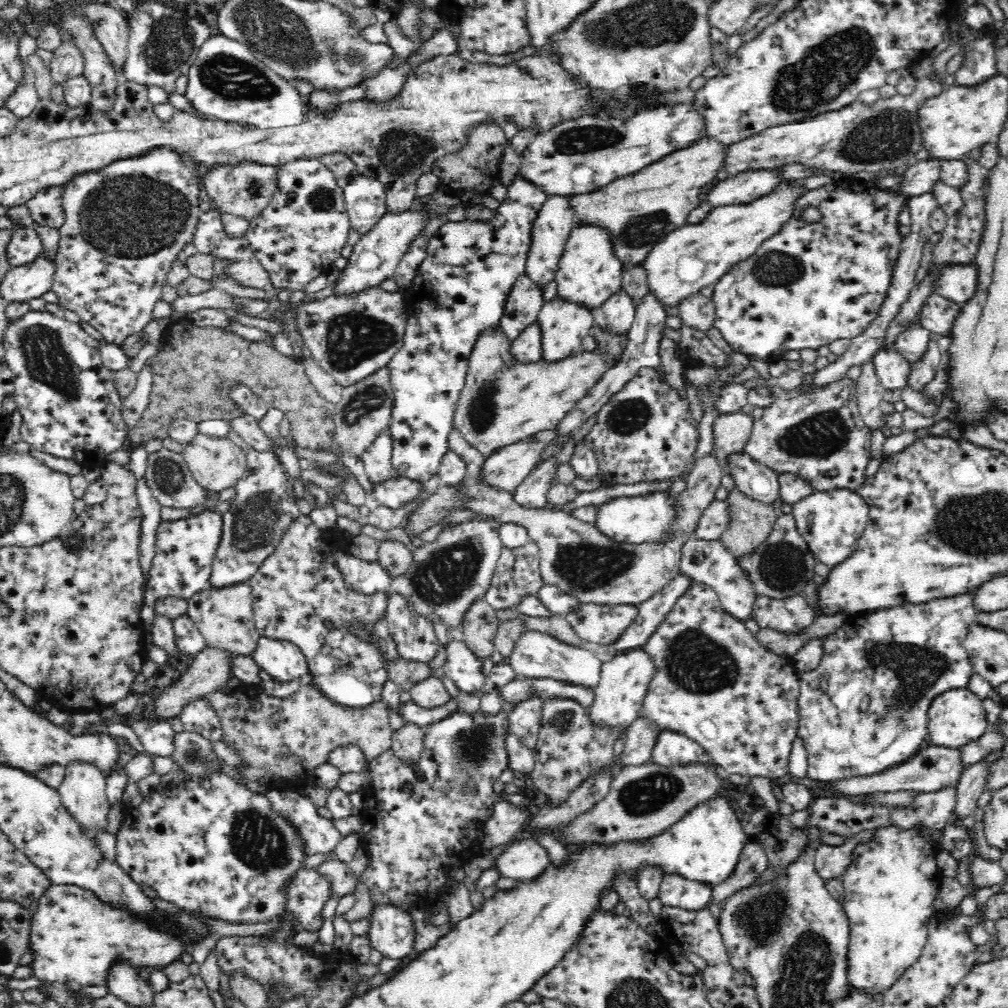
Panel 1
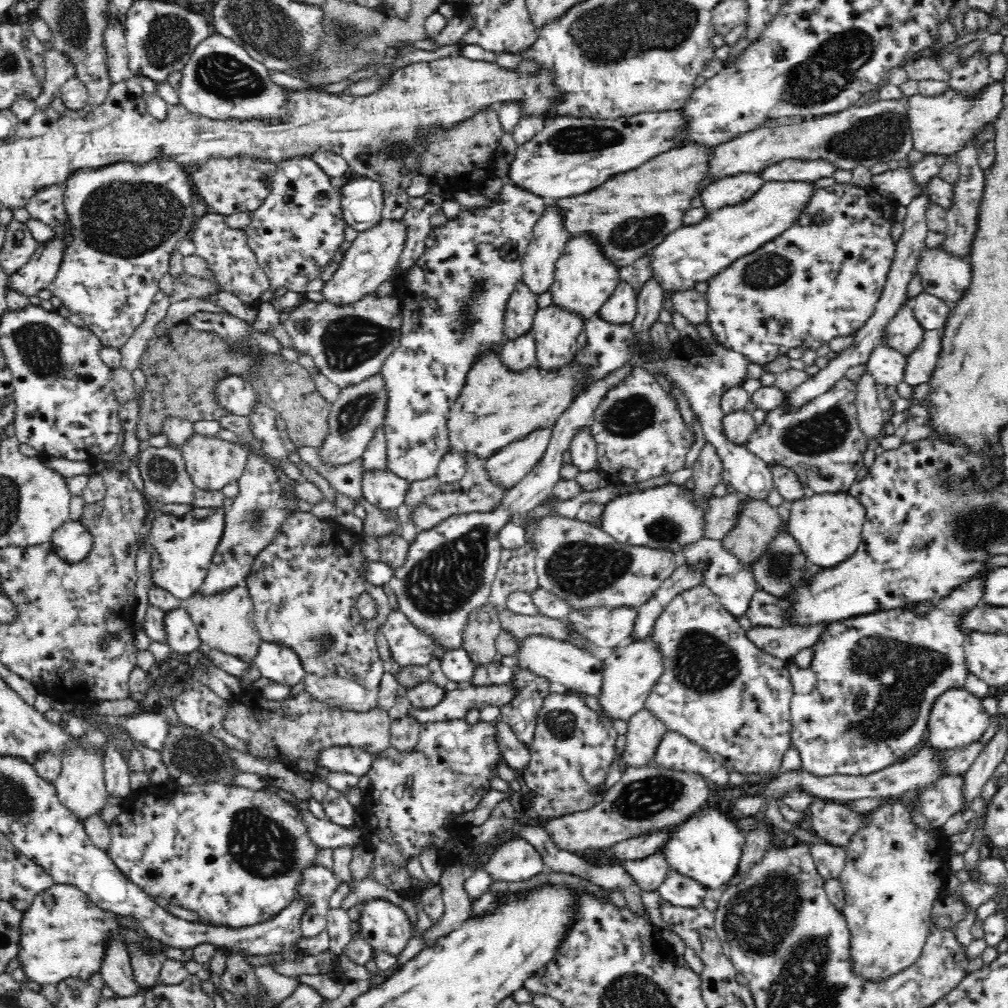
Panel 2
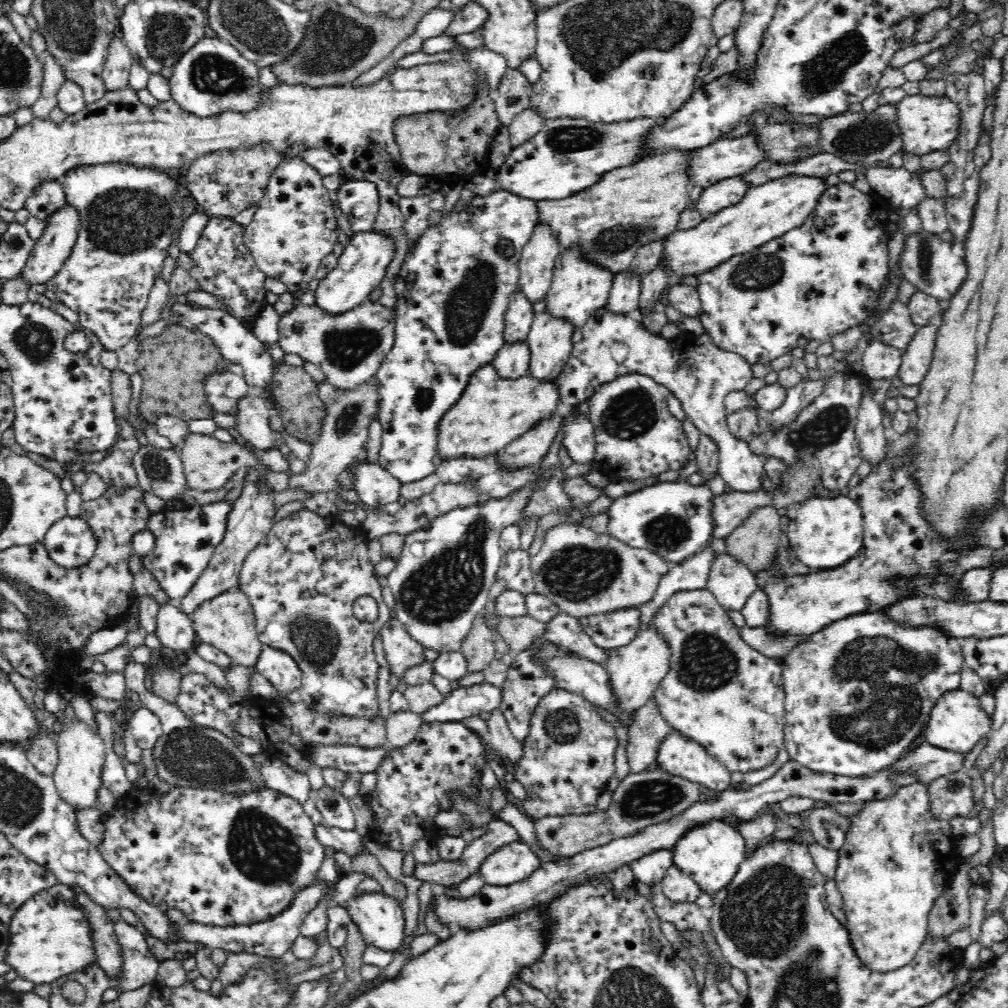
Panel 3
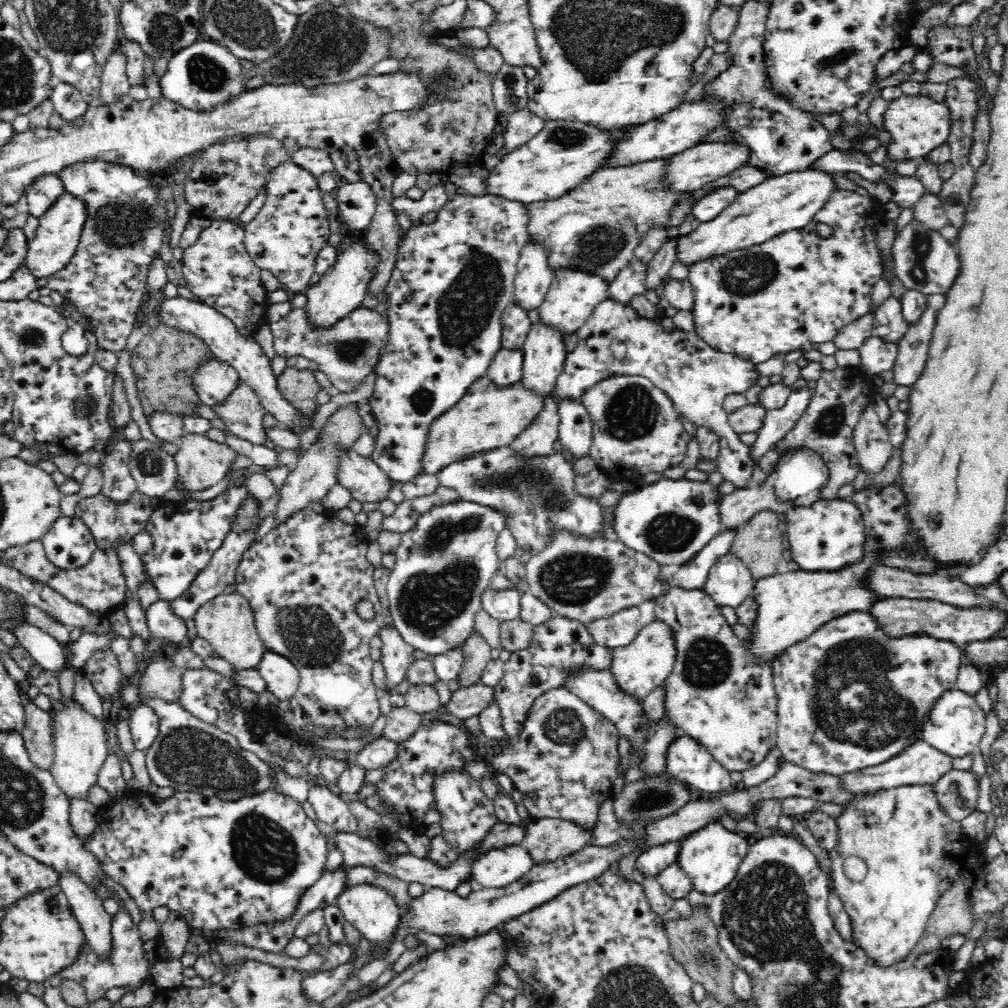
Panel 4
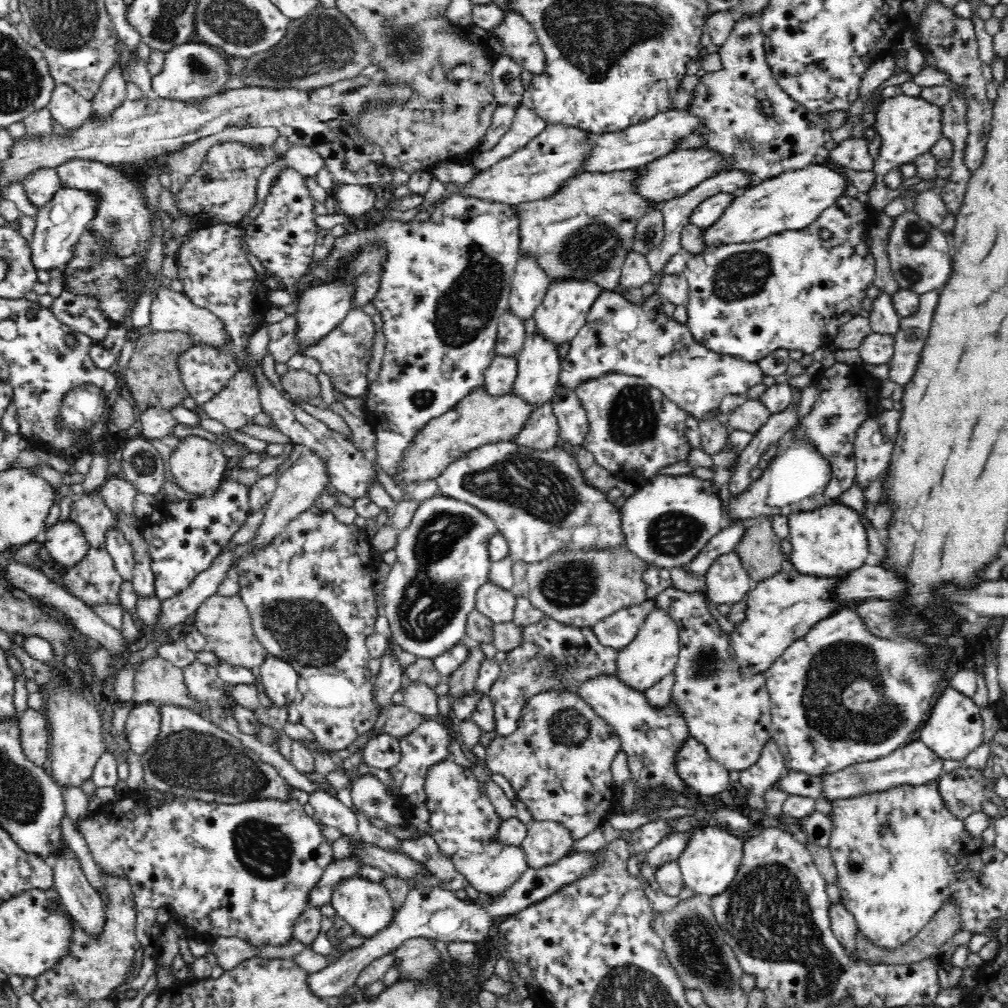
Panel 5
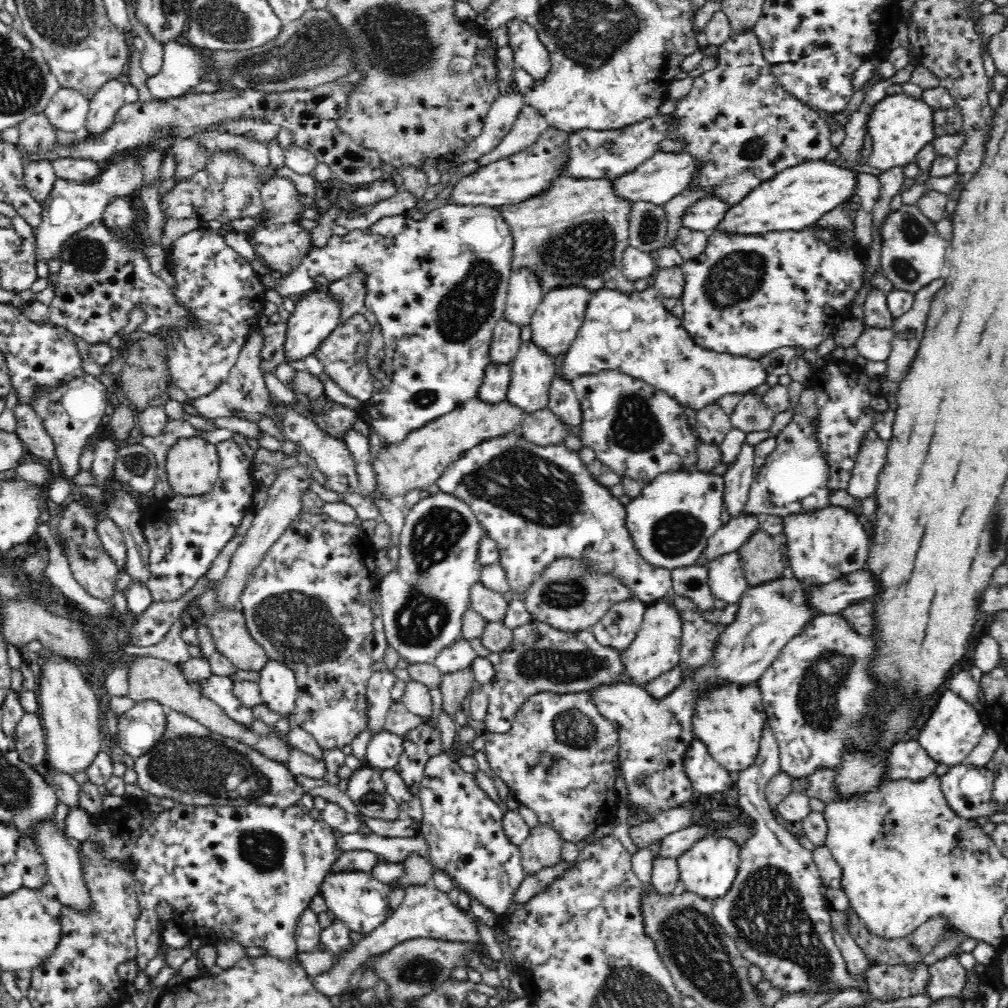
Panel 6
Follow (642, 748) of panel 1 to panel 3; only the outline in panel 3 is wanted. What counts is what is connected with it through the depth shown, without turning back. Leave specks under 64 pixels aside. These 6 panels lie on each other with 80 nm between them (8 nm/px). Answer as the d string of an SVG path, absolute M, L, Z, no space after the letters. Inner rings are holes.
M651 698L631 714L627 729L626 752L630 771L654 767L660 743L672 728L663 720Z

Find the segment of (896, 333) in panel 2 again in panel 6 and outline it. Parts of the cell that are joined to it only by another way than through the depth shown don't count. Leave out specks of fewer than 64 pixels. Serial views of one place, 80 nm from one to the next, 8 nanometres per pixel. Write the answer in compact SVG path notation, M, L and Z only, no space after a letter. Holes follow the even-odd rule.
M874 288L868 292L863 306L859 309L868 328L889 330L893 328L895 316L888 308L886 292Z

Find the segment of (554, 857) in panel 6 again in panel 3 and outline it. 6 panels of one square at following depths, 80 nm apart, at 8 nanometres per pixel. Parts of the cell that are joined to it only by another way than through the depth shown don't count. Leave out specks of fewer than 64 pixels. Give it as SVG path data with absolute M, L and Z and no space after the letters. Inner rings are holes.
M656 766L641 771L630 771L612 791L612 802L606 810L590 811L590 814L568 814L535 820L535 828L541 846L553 854L572 858L582 852L596 849L619 839L638 835L648 826L662 825L680 817L706 799L707 791L702 783L690 781L682 775L670 774Z

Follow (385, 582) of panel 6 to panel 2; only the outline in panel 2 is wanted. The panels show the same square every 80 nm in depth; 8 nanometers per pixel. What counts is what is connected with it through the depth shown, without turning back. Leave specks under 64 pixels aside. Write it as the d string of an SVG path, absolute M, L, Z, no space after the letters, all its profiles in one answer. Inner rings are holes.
M651 277L646 286L637 293L637 314L631 322L634 342L630 349L630 358L622 368L606 374L606 378L592 381L590 388L581 392L569 410L558 418L551 428L551 439L541 462L518 485L505 491L500 508L492 512L452 514L434 528L417 534L414 542L410 543L406 564L394 572L387 588L394 595L393 601L405 612L405 616L422 631L430 633L444 650L462 646L463 630L470 611L487 602L492 581L501 565L503 546L498 538L500 529L507 522L512 522L512 515L515 517L516 513L527 513L546 502L554 485L561 480L559 473L564 464L563 454L570 447L576 432L580 428L591 426L599 405L610 390L617 388L616 384L626 381L638 366L651 362L649 350L653 348L653 327L661 322L660 314L664 308L662 304L666 303L665 299L662 289Z

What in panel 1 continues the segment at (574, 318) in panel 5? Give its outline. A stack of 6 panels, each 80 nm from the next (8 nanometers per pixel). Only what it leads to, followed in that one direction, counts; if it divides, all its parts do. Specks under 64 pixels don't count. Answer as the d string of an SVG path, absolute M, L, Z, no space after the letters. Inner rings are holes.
M598 223L576 224L566 242L566 248L556 272L557 295L592 308L598 308L622 288L626 265L616 255L612 231Z

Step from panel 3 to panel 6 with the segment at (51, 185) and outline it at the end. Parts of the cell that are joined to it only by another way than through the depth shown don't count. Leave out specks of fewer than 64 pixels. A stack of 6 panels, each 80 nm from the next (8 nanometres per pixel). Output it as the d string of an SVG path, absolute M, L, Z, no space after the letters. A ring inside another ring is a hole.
M30 162L24 165L25 187L34 200L43 203L56 184L54 167L48 162Z

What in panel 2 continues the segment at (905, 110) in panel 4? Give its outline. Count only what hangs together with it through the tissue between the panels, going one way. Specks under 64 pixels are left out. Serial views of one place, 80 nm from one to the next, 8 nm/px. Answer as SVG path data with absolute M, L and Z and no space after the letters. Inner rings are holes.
M992 80L985 87L982 87L975 95L968 95L964 91L947 88L941 95L926 97L920 94L909 97L910 129L914 136L914 149L926 155L947 157L950 161L954 154L964 150L970 142L976 142L980 134L986 134L988 126L1001 117L1005 106L1005 82Z

